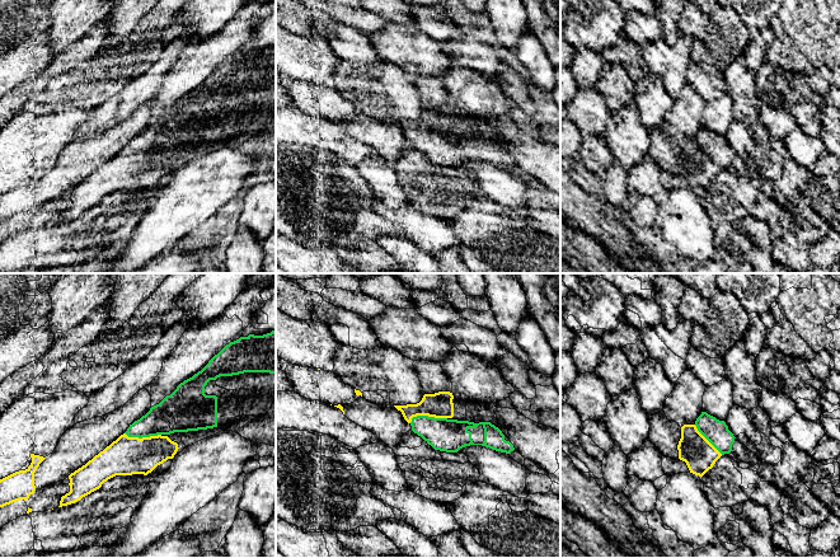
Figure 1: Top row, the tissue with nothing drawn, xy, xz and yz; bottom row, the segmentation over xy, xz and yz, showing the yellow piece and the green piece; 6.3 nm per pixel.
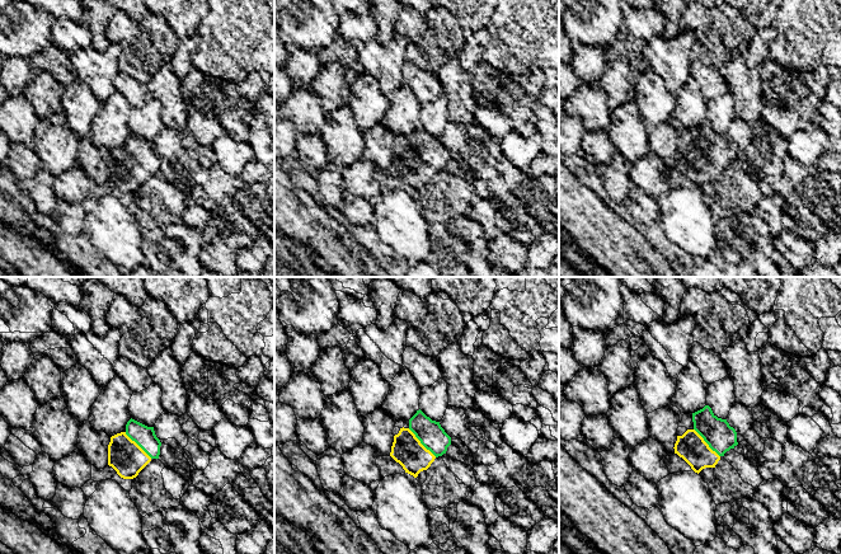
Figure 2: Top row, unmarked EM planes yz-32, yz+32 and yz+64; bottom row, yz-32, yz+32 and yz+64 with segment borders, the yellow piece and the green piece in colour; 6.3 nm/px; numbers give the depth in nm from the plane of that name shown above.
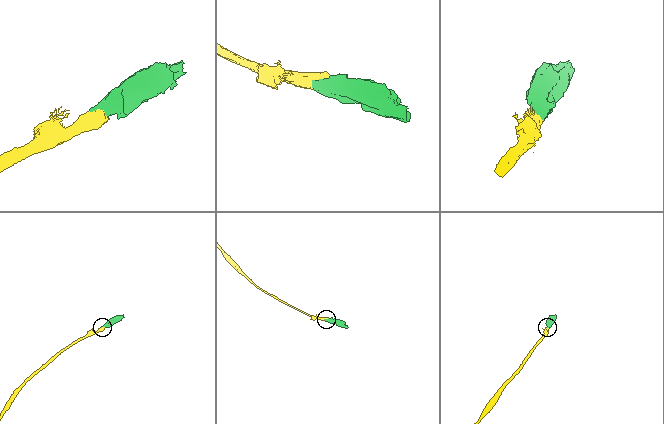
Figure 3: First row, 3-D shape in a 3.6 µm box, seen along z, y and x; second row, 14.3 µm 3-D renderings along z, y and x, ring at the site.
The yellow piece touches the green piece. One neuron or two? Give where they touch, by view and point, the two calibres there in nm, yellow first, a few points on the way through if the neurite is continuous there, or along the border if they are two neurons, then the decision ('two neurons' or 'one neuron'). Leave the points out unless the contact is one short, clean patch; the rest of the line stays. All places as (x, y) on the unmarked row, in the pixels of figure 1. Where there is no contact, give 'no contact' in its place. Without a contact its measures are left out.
meets yellow in xz at (427, 130); 160 nm thick on the yellow side, 200 nm on the other; runs through xz (440, 120), (427, 130), (446, 150); one neuron

